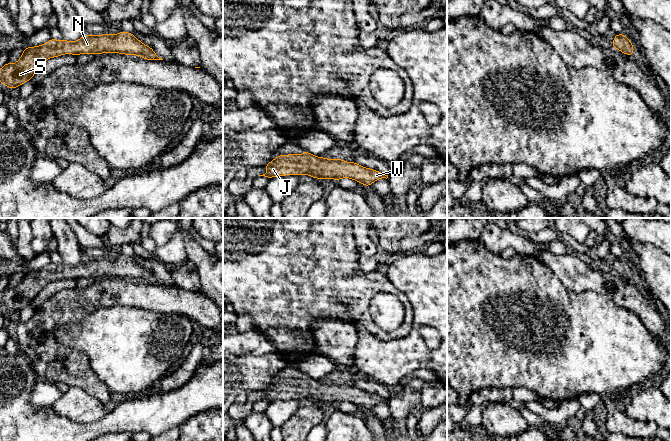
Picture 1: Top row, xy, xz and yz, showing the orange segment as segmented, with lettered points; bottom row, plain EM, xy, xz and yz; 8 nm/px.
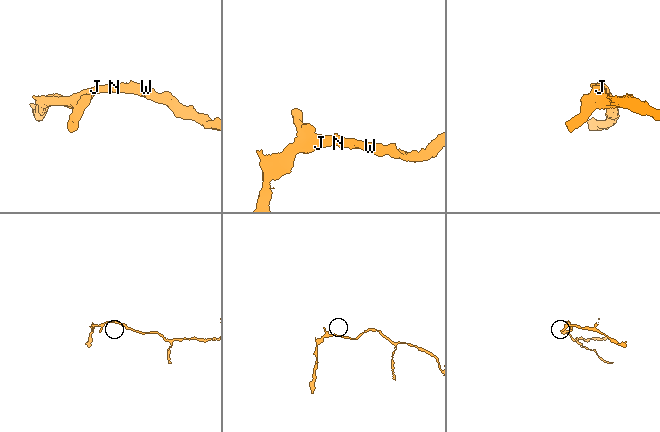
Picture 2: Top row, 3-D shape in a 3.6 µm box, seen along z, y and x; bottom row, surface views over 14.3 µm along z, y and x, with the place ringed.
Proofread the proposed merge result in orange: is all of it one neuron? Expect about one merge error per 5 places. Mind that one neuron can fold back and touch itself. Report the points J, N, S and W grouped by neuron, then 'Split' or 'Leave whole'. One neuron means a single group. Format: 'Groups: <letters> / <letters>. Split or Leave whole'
Groups: J N S W. Leave whole

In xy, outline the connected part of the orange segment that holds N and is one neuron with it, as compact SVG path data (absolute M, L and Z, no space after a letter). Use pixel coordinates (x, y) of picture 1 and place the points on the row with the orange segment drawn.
M121 31L116 35L93 34L82 36L75 42L50 39L43 45L26 47L21 58L14 64L7 62L0 69L0 82L6 87L16 88L31 80L33 75L49 59L64 54L101 54L120 53L125 55L139 55L146 60L163 60L153 49L139 41L132 33Z

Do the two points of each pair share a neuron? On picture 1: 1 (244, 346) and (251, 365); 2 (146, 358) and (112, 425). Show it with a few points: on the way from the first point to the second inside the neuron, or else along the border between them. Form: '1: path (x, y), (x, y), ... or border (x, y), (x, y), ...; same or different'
1: border (270, 352), (264, 354), (233, 355); different
2: border (149, 391), (134, 396); different

